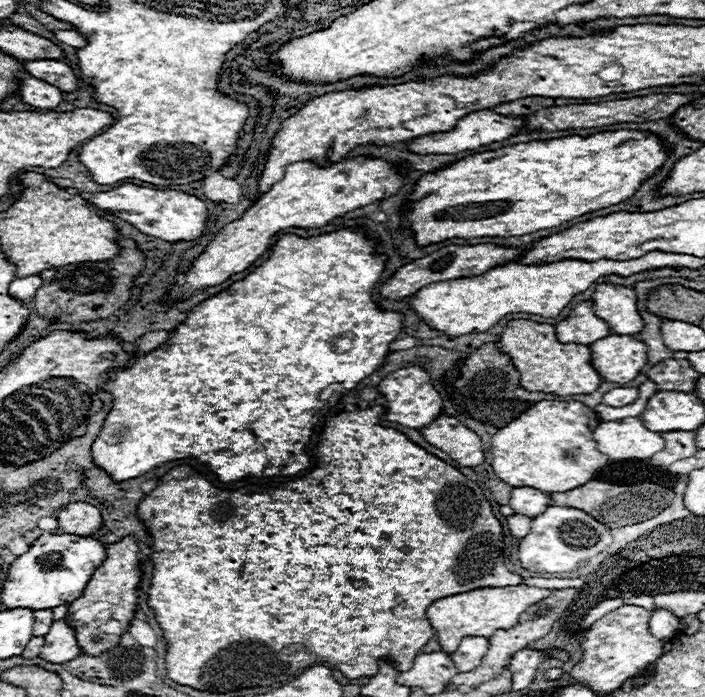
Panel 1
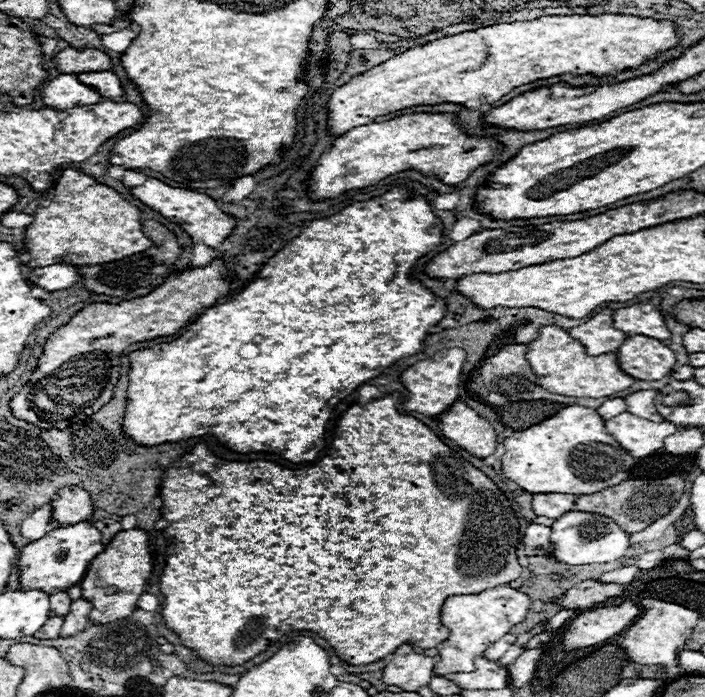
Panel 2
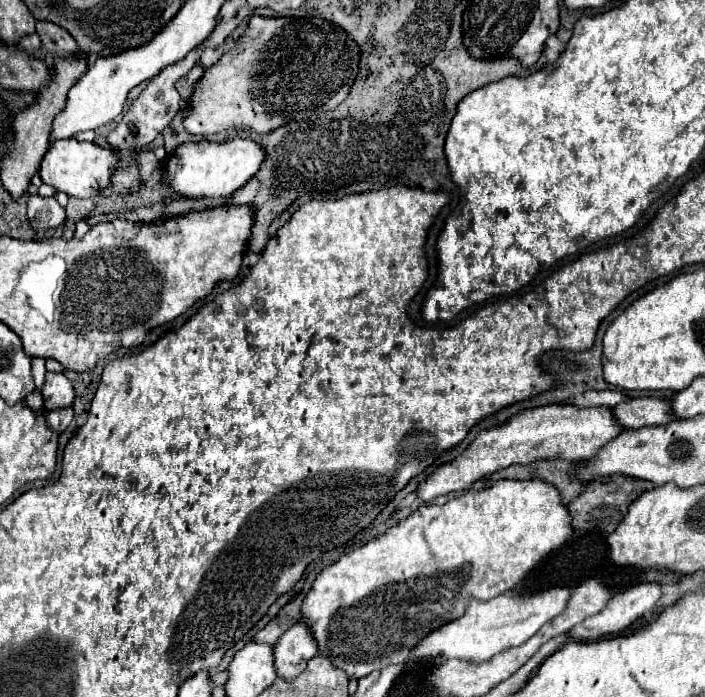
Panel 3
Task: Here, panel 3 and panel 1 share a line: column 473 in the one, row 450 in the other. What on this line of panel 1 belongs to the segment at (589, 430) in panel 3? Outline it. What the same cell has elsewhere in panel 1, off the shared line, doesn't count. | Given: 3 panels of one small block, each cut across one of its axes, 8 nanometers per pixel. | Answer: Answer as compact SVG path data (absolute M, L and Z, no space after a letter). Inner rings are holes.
M440 414L432 424L424 426L420 432L428 444L444 450L462 466L478 466L484 462L480 436L466 428L454 416Z

